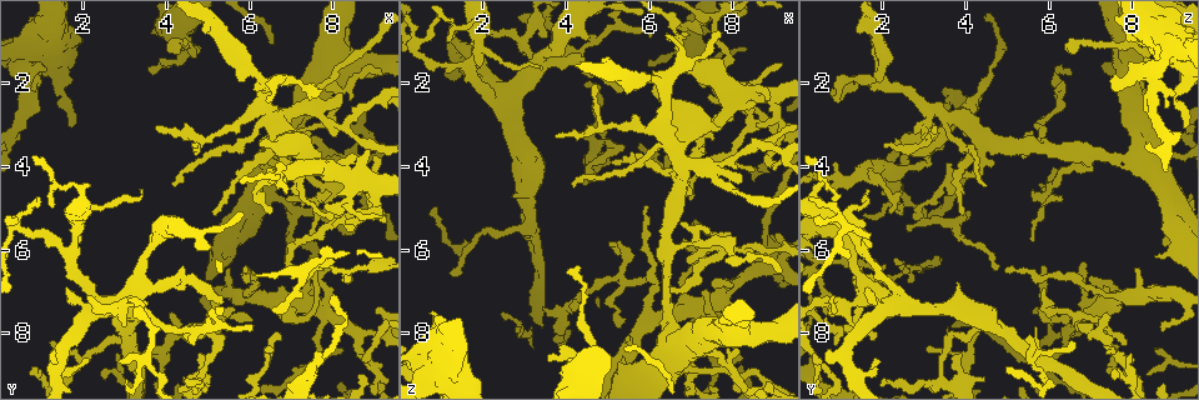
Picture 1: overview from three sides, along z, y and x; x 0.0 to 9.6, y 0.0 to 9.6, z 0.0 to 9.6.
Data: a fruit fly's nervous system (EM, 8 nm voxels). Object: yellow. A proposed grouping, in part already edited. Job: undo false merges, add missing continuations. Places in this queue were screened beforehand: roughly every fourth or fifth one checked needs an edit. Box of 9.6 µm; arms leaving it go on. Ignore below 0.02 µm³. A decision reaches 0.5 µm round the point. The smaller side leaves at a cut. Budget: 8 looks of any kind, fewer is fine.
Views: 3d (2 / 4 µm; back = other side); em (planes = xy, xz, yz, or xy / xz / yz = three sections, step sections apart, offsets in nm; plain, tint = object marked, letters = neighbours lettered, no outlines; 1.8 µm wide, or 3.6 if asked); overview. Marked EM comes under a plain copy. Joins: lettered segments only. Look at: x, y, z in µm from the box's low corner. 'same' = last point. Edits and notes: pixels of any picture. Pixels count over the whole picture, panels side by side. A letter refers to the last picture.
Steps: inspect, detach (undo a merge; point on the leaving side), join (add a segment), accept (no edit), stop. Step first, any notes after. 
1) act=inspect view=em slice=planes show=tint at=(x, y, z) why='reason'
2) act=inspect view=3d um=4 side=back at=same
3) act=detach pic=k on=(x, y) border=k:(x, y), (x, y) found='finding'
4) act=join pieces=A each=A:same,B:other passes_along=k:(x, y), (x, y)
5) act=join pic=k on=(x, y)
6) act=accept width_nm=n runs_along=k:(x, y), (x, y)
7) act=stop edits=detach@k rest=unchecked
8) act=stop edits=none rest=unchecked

act=inspect view=3d um=4 side=back at=(1.20, 8.25, 6.60) why='thin end'

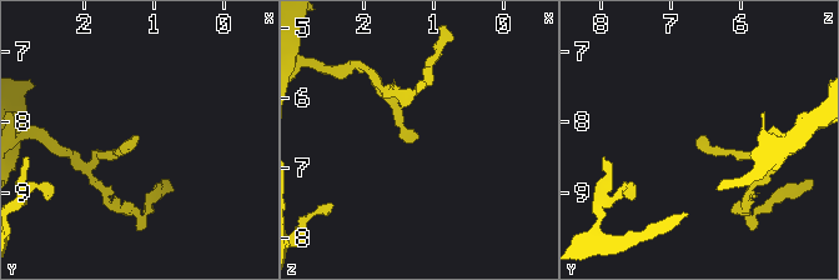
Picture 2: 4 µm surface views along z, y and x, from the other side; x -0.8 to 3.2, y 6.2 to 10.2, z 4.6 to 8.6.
act=inspect view=em slice=yz step=8 show=tint at=(1.20, 8.25, 6.60) why='shape alone is not enough'

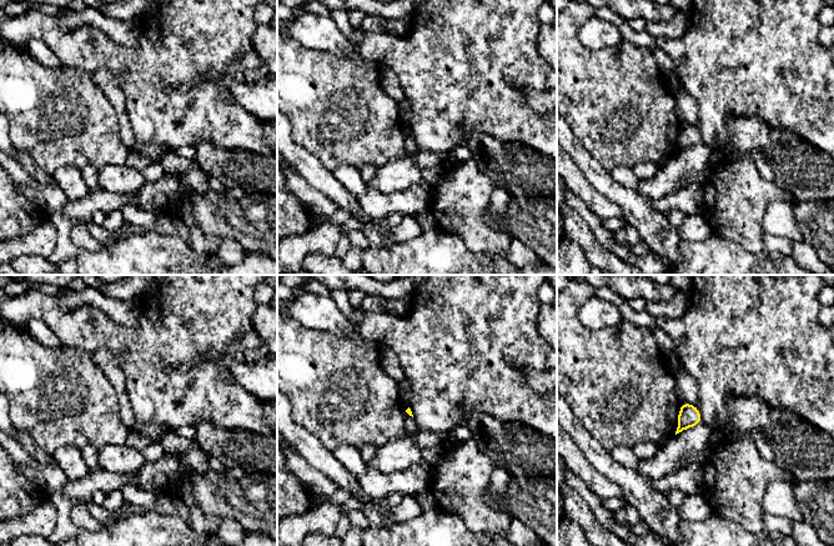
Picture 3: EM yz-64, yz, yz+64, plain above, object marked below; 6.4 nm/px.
act=inspect view=em slice=planes show=letters at=same why='cut it another way'

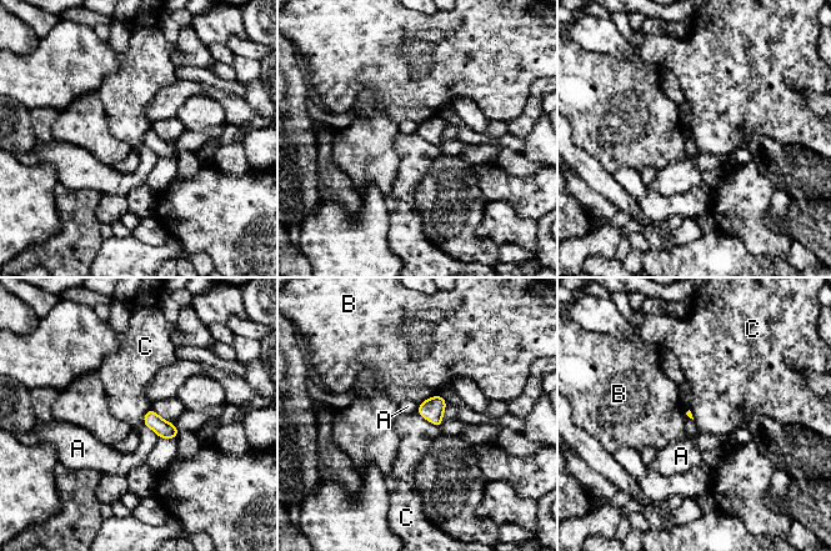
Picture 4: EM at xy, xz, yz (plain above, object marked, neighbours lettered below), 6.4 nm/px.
act=accept each=A:other,B:other,C:other border=4:(416, 412), (439, 427) found='no lettered segment goes on from it'

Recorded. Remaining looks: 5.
act=inspect view=3d um=4 at=(3.85, 9.15, 0.90) why='abrupt turn'

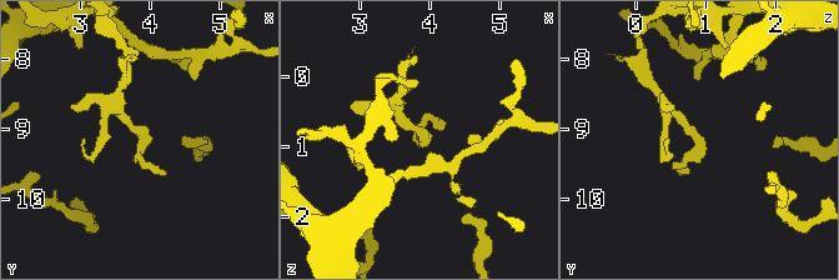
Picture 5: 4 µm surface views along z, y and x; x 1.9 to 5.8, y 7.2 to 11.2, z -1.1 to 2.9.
act=inspect view=em slice=planes show=letters at=(3.90, 9.15, 0.85) why='shape alone is not enough'

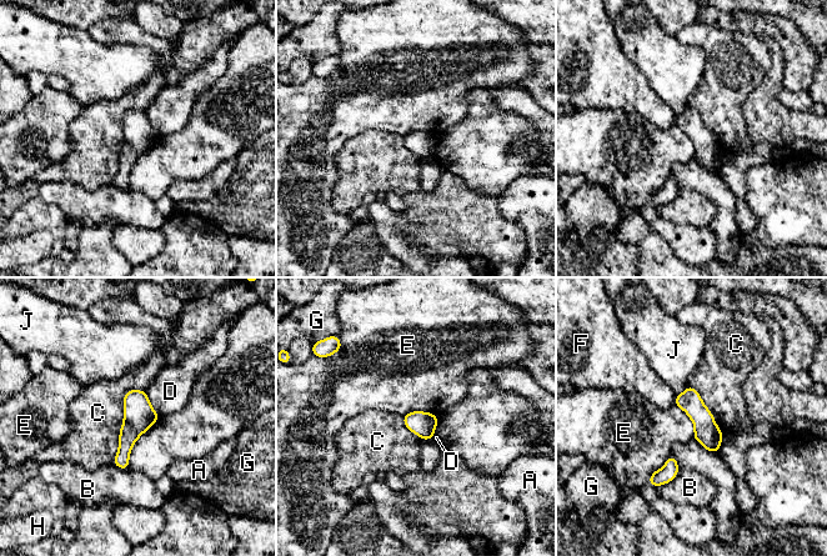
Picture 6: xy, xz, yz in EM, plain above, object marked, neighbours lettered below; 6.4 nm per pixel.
act=accept longest_contact=C:500nm each=A:other,B:other,C:other,D:other,E:other,F:other,G:other,H:other,J:other found='one neuron here'

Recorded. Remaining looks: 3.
act=inspect view=3d um=2 at=(3.30, 7.25, 1.55) why='looks like a crossing'

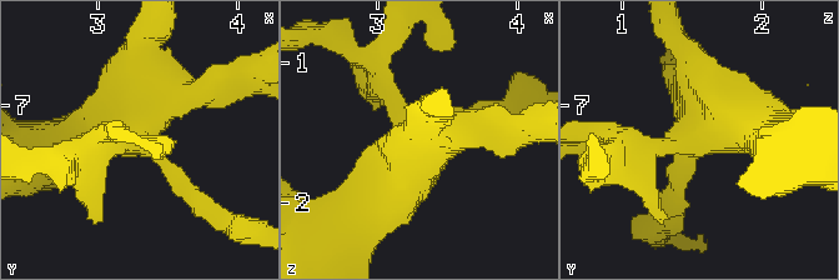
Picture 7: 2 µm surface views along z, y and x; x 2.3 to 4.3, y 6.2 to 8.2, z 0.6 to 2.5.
act=inspect view=em slice=xy step=8 show=tint at=(3.24, 7.26, 1.52)

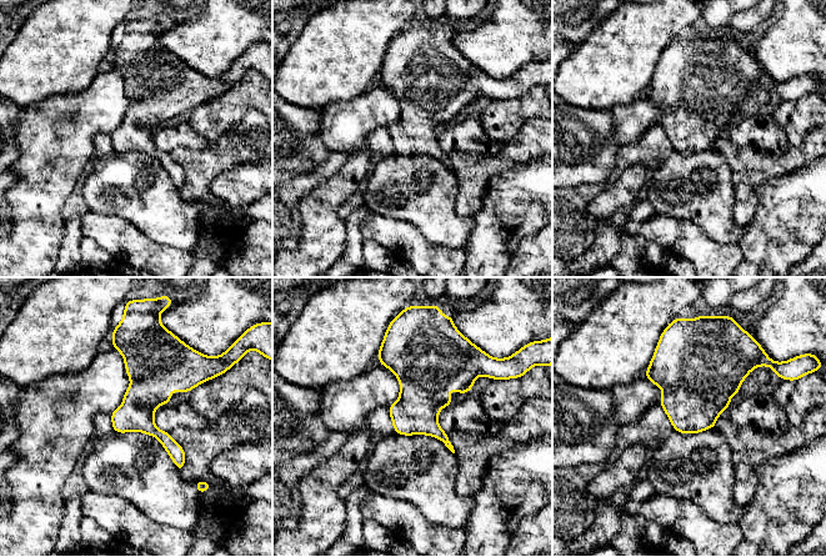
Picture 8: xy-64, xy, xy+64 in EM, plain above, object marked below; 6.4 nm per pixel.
act=inspect view=em slice=planes show=letters at=same

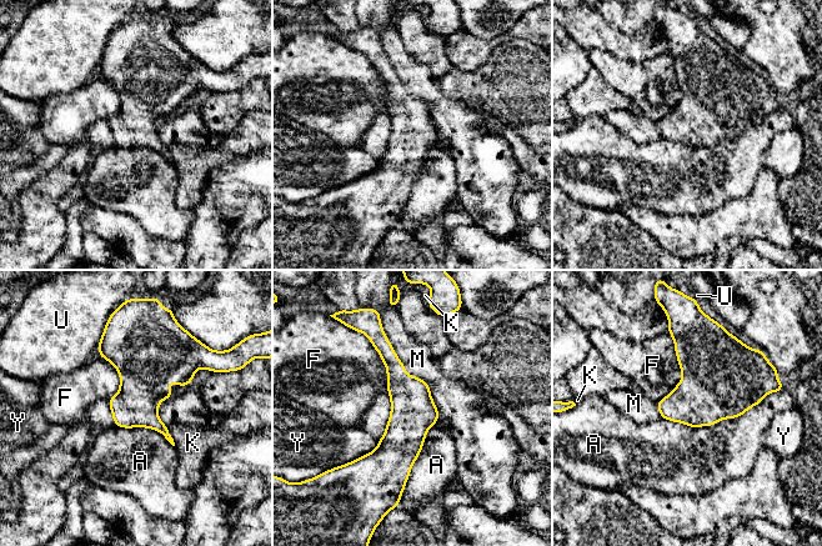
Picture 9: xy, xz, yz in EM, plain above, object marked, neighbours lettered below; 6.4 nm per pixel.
act=accept each=A:other,F:other,K:other,M:other,U:other,Y:other runs_along=9:(384, 341), (401, 386), (399, 484) found='one neuron here'

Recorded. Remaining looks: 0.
act=stop edits=none rest=unchecked

